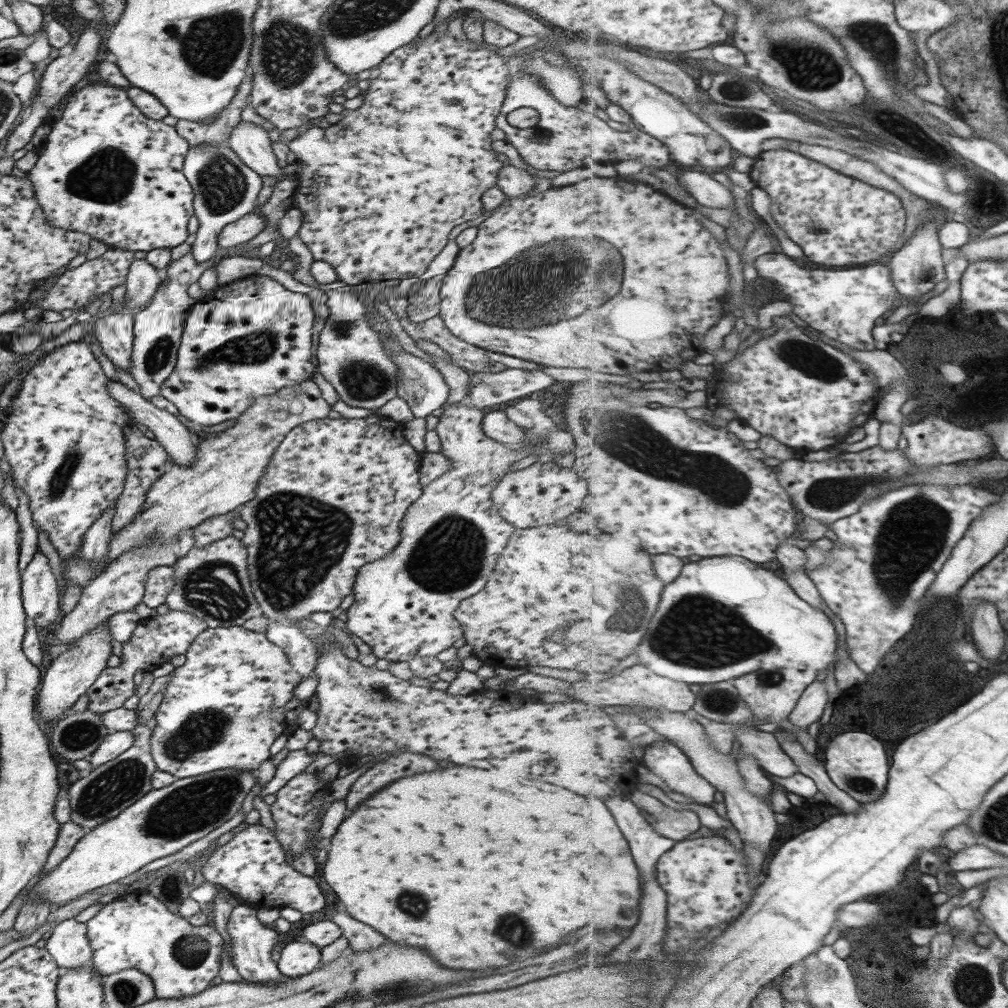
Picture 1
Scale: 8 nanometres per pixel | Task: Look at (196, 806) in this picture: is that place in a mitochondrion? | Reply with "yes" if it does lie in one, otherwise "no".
yes

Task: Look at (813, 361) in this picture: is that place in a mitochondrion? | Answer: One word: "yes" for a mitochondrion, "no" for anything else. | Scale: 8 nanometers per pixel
yes

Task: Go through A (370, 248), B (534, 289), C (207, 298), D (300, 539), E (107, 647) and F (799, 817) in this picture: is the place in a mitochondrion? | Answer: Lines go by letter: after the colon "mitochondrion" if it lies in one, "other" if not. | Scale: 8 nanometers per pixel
A: other
B: mitochondrion
C: other
D: mitochondrion
E: other
F: other

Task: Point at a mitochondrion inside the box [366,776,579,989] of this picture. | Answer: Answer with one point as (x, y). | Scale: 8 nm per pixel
(517, 935)

